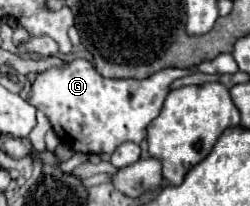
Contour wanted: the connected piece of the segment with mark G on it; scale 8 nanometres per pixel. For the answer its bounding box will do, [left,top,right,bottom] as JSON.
[29,58,191,154]

